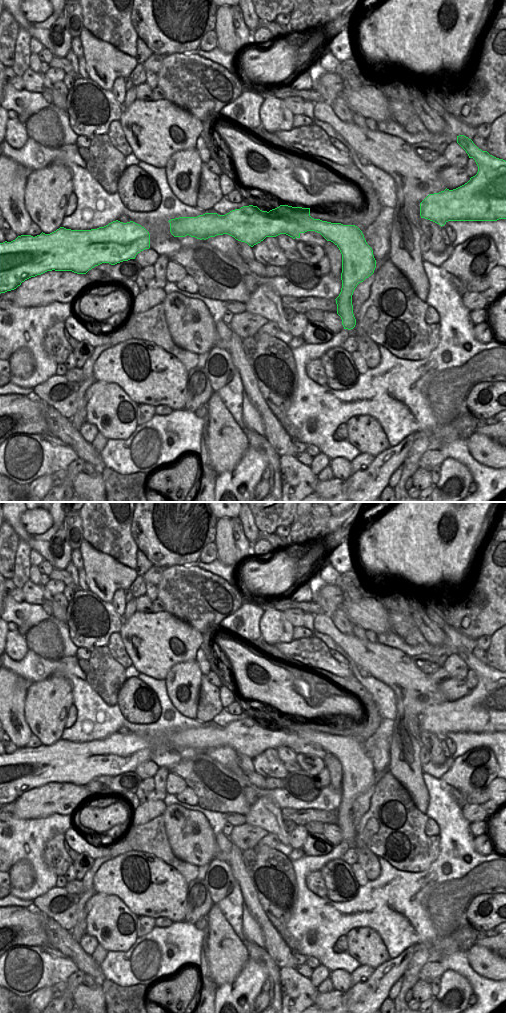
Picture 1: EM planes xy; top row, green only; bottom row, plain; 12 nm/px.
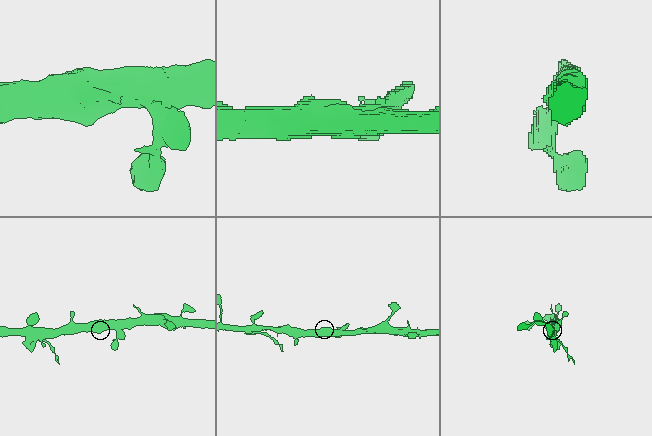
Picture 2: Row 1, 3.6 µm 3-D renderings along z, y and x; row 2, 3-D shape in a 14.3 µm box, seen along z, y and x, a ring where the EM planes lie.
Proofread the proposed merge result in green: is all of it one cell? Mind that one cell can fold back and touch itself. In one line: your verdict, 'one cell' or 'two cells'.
one cell

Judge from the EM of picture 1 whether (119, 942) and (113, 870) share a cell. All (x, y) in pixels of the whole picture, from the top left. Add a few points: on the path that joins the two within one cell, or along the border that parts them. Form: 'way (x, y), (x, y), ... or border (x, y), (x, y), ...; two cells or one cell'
border (96, 892), (115, 894), (131, 912); two cells

